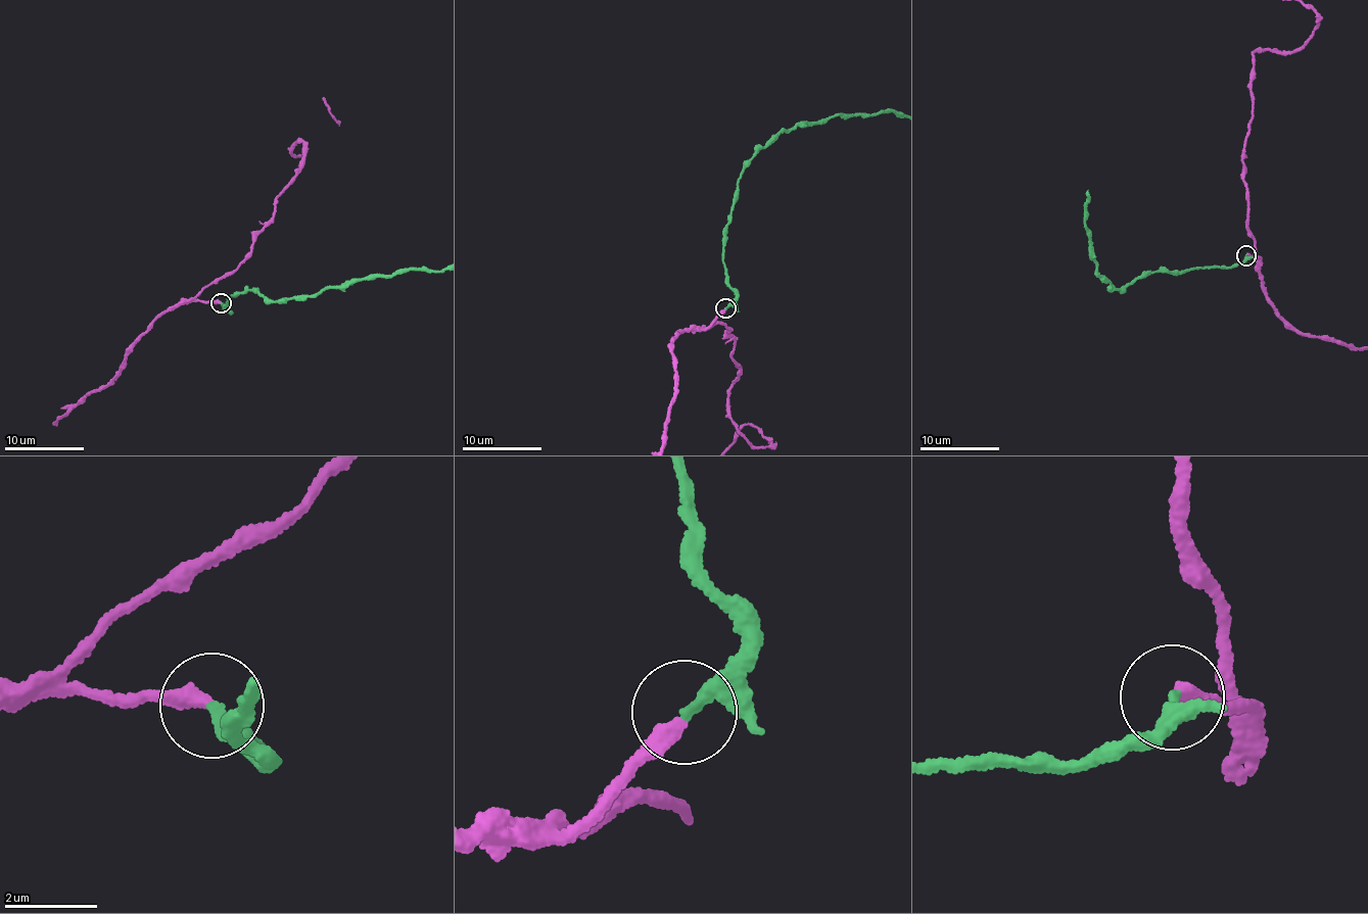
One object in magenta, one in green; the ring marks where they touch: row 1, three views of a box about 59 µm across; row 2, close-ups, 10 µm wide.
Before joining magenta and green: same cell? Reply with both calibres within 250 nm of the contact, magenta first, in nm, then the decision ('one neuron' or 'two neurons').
calibres 360 and 280 nm; one neuron

